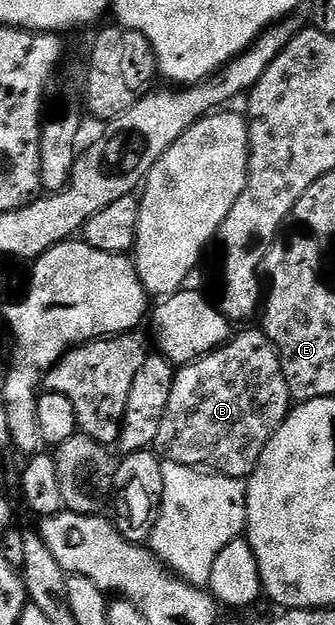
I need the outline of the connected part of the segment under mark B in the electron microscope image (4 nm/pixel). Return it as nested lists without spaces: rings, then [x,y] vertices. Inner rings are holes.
[[[261,330],[258,331],[246,331],[243,335],[235,334],[233,338],[227,342],[225,347],[219,347],[218,350],[214,351],[210,355],[206,355],[202,359],[196,360],[195,363],[187,363],[185,366],[181,368],[174,376],[174,384],[172,385],[172,393],[170,394],[170,400],[168,401],[168,412],[172,416],[172,423],[174,419],[174,432],[170,435],[170,455],[168,455],[169,462],[171,463],[179,463],[180,465],[184,465],[185,467],[196,467],[199,469],[209,469],[220,475],[227,475],[228,477],[232,477],[233,479],[245,480],[247,477],[253,475],[254,470],[258,468],[258,462],[260,461],[260,457],[264,453],[264,449],[268,445],[268,441],[274,435],[274,432],[278,430],[278,426],[286,419],[286,416],[290,414],[292,410],[292,400],[290,398],[290,386],[286,384],[286,372],[282,369],[282,356],[279,355],[277,347],[275,347],[272,340],[267,337]]]

